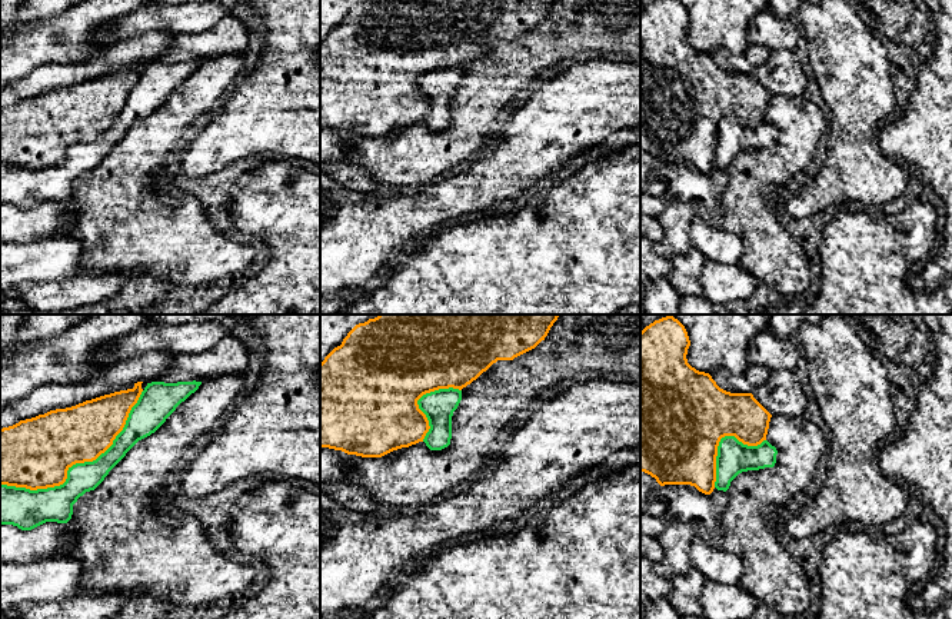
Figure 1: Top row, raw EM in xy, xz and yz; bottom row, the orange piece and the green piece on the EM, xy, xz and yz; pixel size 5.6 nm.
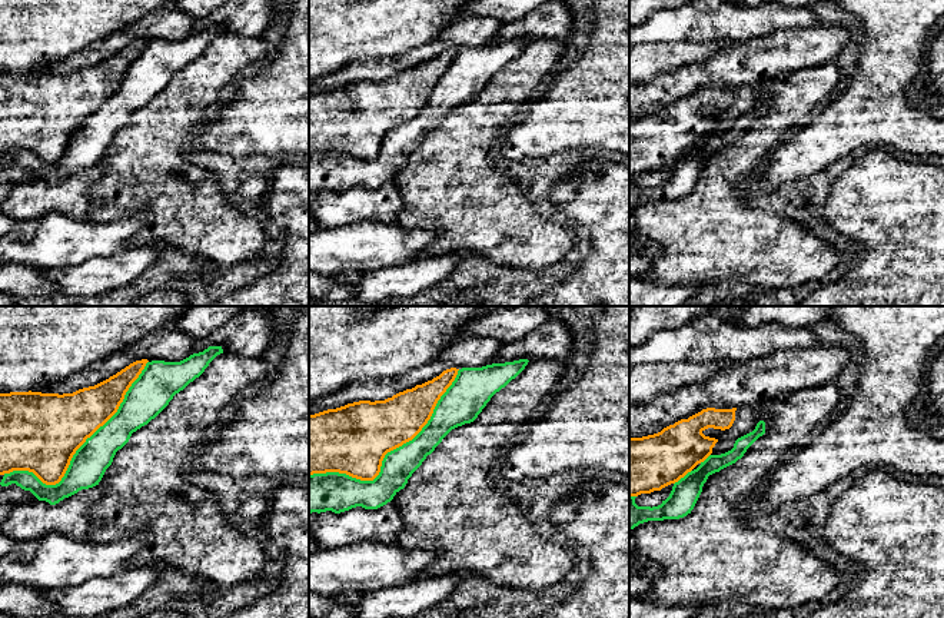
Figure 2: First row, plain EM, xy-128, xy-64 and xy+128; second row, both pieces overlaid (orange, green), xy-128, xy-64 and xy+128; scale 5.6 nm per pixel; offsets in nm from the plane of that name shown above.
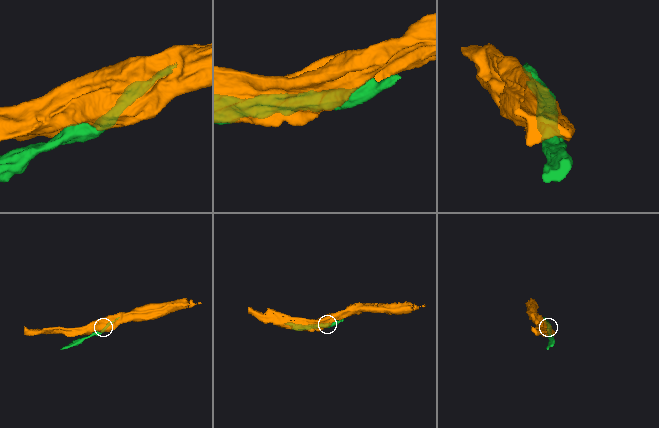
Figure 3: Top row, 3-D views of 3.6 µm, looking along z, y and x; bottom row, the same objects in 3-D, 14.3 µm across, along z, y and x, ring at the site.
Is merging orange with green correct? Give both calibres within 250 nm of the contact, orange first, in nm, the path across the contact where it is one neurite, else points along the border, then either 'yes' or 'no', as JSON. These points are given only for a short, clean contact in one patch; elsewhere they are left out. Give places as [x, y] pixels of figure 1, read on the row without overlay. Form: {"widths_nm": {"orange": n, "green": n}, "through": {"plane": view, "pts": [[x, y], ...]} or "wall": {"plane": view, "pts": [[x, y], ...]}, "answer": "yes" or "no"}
{"widths_nm": {"orange": 400, "green": 170}, "answer": "no"}

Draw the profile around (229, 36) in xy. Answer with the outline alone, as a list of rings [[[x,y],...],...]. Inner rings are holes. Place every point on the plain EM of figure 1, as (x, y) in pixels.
[[[224,16],[217,24],[199,34],[176,34],[170,49],[159,57],[143,61],[142,69],[152,61],[204,61],[232,53],[243,53],[249,44],[250,31],[234,16]]]

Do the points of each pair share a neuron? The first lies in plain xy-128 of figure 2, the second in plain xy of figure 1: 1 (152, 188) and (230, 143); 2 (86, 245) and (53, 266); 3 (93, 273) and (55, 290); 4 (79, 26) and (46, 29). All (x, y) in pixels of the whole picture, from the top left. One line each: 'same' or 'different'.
1: different
2: same
3: same
4: same

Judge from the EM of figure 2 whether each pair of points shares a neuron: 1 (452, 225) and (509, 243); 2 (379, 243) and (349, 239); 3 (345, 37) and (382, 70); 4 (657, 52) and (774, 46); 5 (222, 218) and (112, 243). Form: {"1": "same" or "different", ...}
{"1": "same", "2": "same", "3": "different", "4": "different", "5": "different"}

